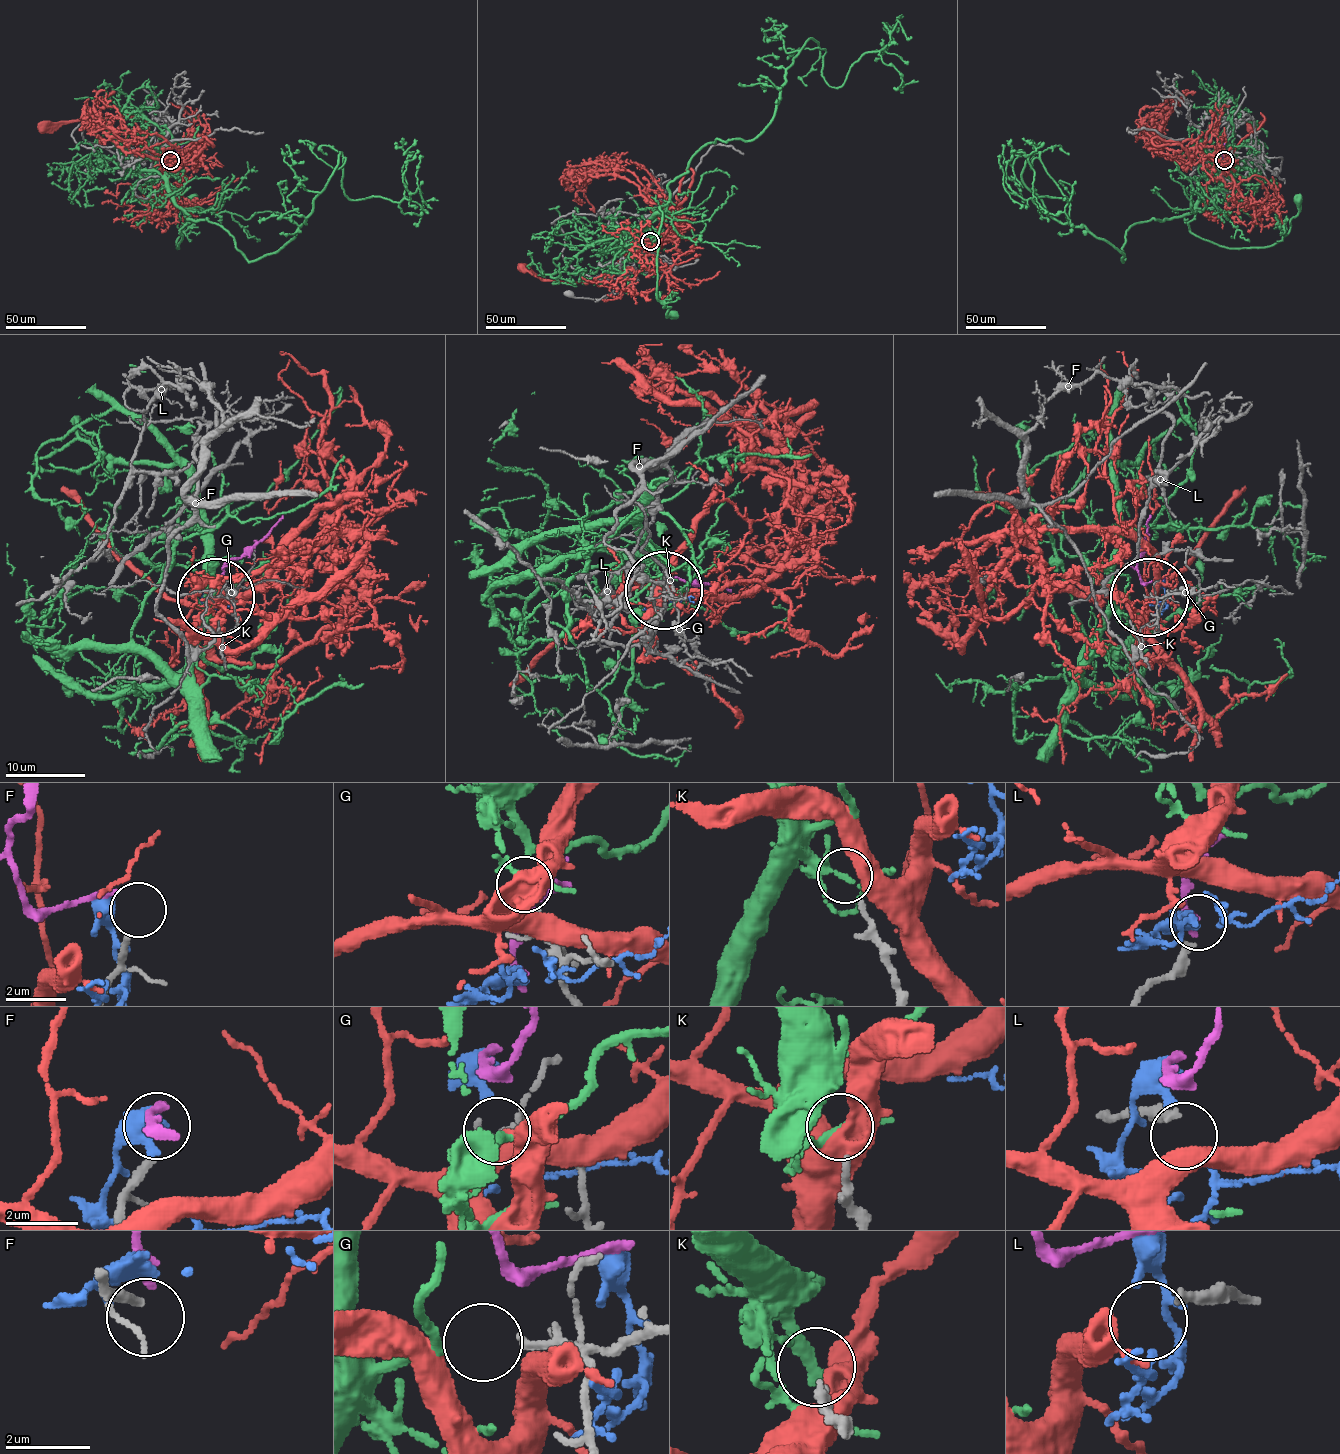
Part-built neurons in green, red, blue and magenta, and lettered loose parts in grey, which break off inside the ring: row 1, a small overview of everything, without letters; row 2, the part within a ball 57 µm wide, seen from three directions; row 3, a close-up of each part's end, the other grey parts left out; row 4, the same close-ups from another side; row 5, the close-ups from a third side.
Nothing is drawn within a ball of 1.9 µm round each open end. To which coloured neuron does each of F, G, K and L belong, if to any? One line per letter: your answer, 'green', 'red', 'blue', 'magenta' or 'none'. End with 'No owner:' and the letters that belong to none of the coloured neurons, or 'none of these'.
F: magenta
G: green
K: none
L: none
No owner: K, L

